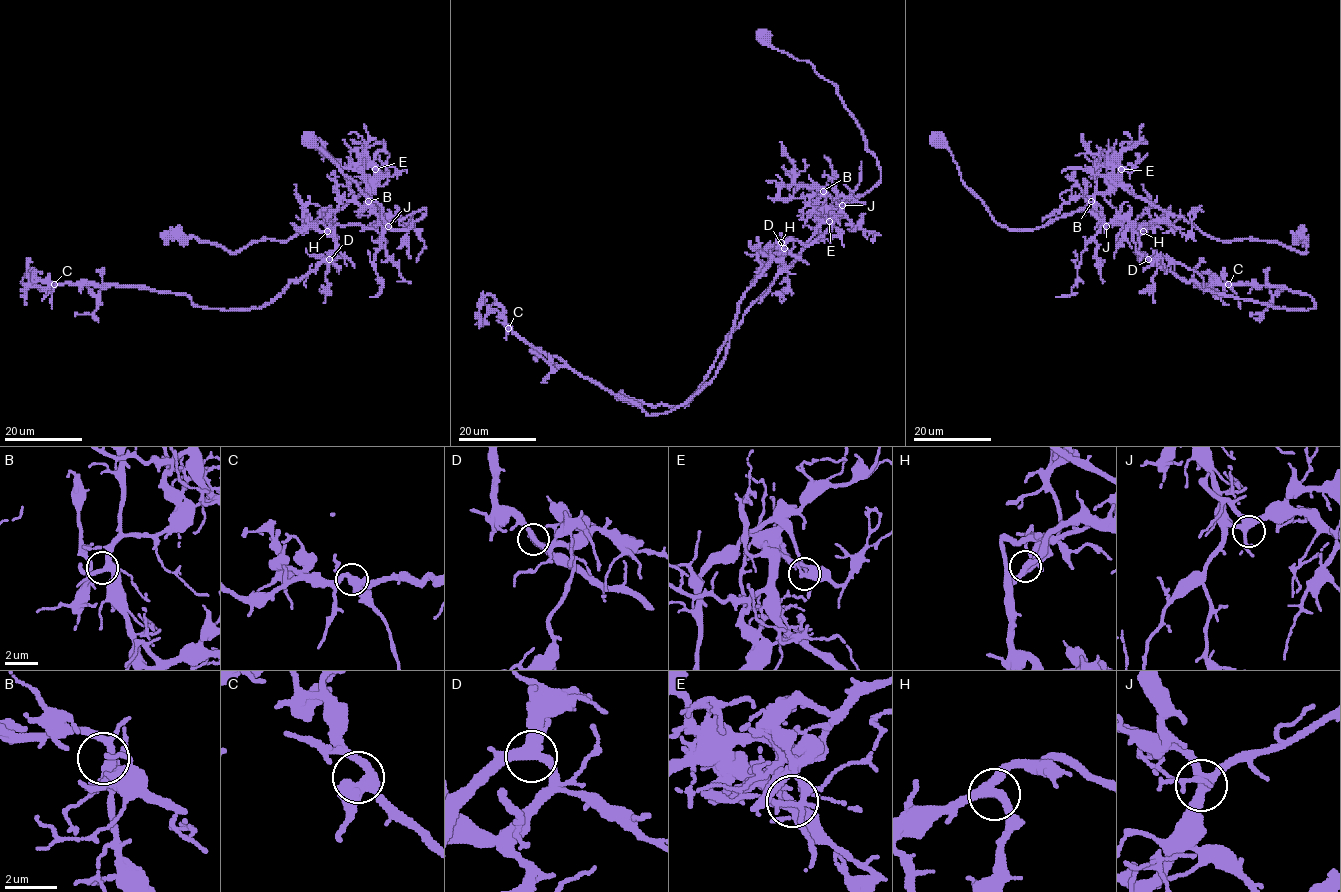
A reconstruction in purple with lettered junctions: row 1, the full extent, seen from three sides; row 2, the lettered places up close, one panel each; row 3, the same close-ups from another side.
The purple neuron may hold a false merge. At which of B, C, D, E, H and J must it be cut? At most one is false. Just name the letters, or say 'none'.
E

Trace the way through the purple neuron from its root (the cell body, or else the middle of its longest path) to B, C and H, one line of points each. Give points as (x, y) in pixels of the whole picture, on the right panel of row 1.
B: (939, 141), (949, 149), (961, 181), (990, 216), (1010, 229), (1038, 228), (1082, 209), (1103, 224), (1091, 201)
C: (939, 141), (1010, 229), (1085, 209), (1146, 224), (1139, 250), (1204, 289), (1315, 306), (1281, 287), (1228, 284)
H: (939, 141), (961, 181), (1010, 229), (1085, 209), (1105, 223), (1146, 224), (1137, 225), (1143, 231)

